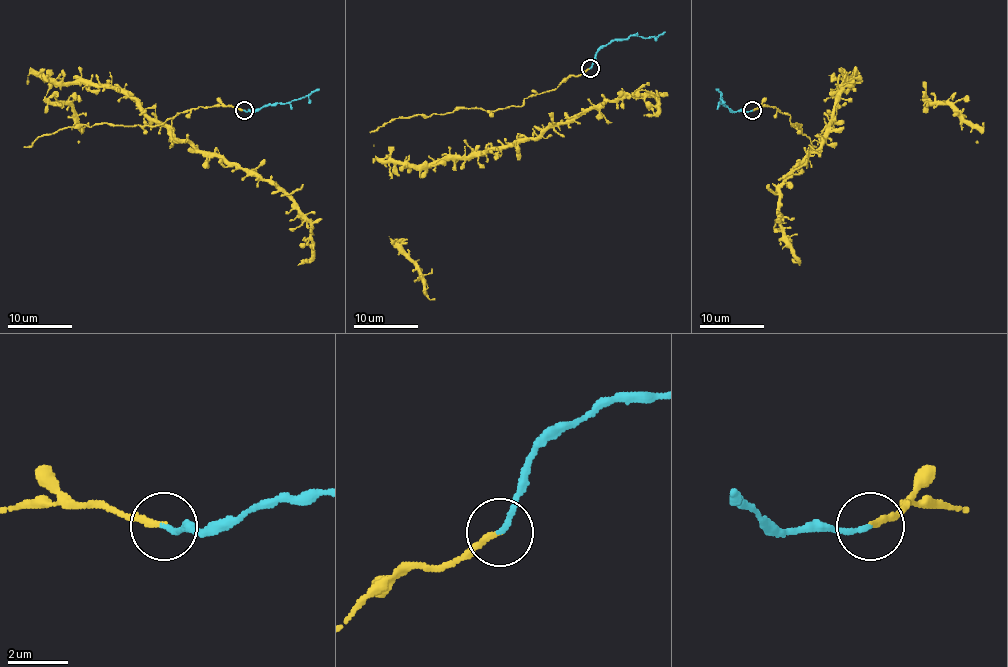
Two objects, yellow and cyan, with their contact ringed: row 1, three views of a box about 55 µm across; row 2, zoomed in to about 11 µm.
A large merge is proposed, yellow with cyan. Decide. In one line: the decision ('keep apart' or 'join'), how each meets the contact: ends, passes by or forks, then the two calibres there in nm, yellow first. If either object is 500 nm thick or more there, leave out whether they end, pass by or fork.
join; yellow ends; cyan ends; calibres 190 and 180 nm

